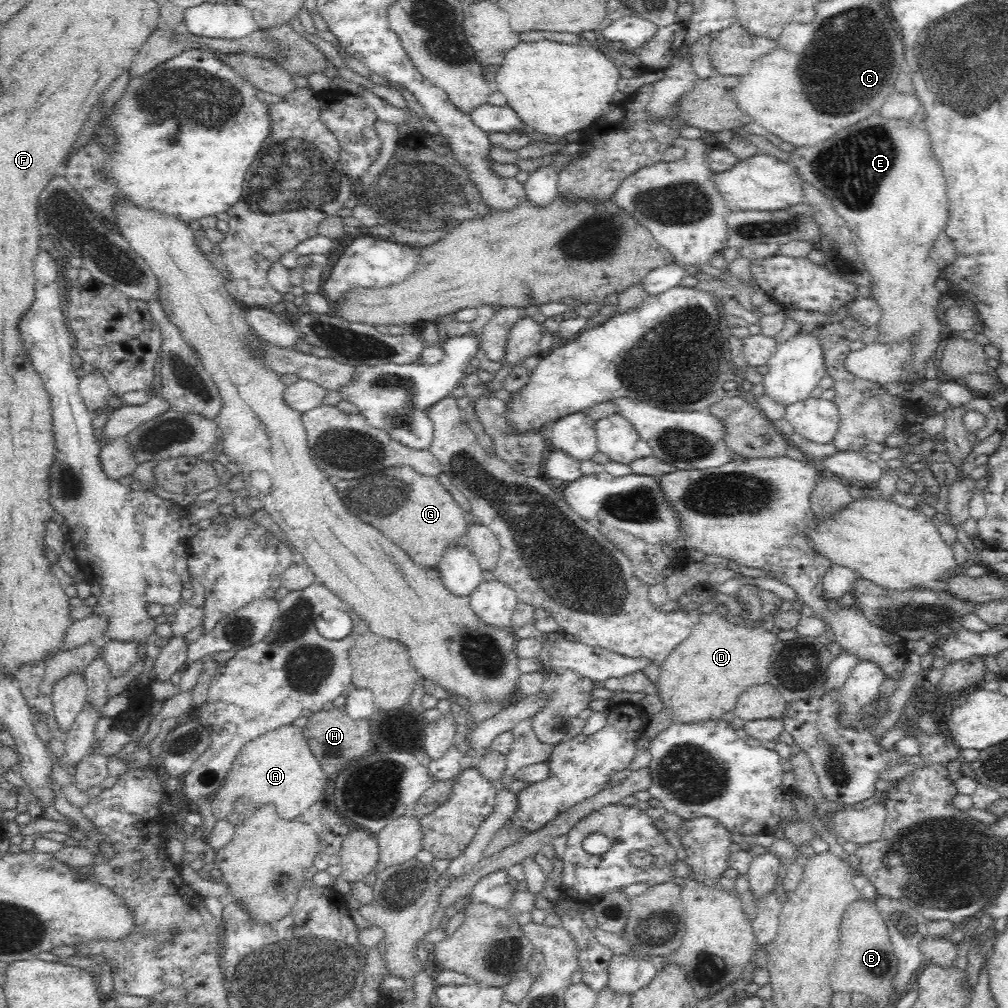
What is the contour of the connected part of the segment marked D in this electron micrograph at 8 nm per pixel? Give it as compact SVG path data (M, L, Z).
M714 611L701 615L699 621L686 637L661 663L660 678L655 686L662 700L664 709L668 709L674 717L674 723L694 723L711 719L720 719L734 709L738 698L750 686L769 683L769 662L774 643L777 641L776 631L770 631L766 625L739 626L726 621Z

